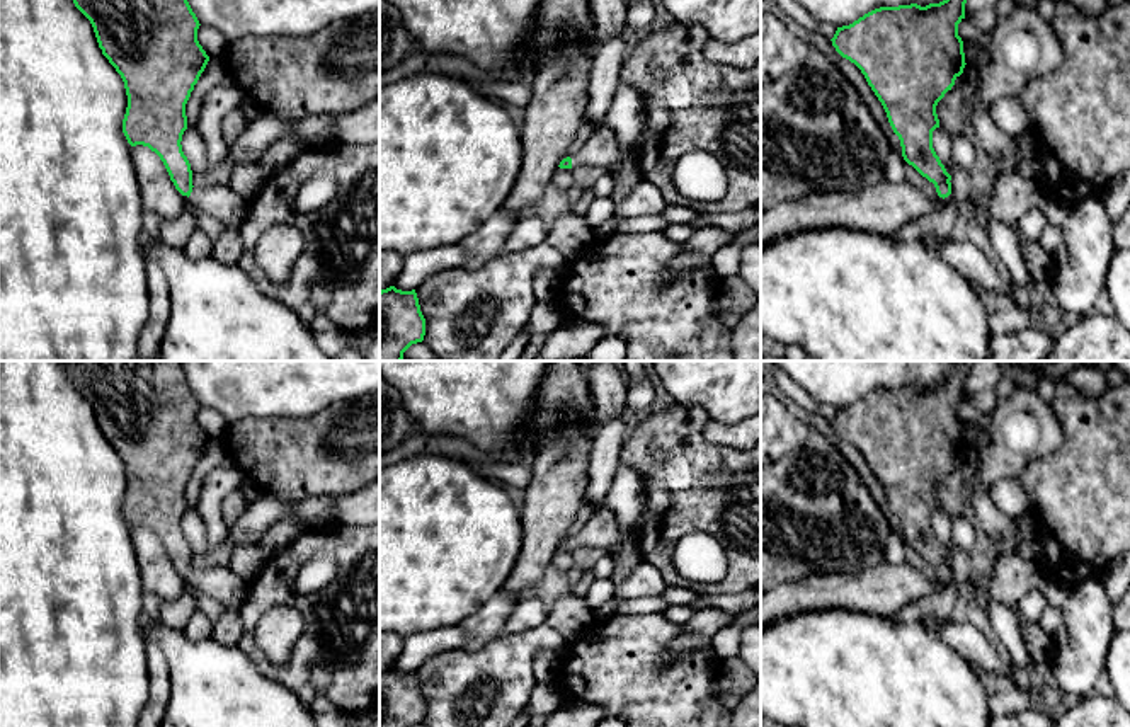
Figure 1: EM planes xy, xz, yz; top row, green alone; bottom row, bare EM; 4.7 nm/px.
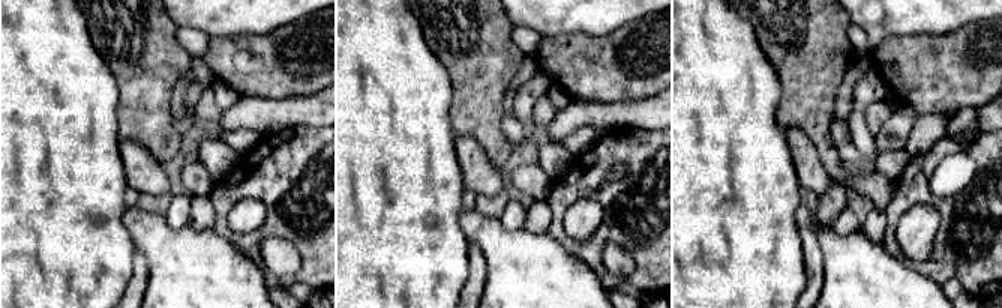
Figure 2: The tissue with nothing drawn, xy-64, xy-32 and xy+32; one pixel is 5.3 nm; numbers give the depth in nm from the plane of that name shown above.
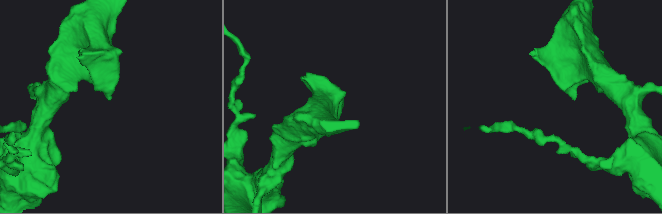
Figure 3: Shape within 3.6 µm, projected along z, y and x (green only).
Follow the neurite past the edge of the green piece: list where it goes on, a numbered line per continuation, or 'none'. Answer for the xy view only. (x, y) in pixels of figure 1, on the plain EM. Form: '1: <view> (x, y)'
1: xy (220, 583)

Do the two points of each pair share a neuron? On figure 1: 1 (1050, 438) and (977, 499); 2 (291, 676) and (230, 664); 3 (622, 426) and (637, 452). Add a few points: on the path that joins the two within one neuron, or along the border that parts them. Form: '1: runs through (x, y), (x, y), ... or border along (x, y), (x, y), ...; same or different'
1: runs through (1030, 446), (1016, 448), (986, 479); same
2: border along (237, 646), (296, 695); different
3: border along (632, 421), (618, 462); different

